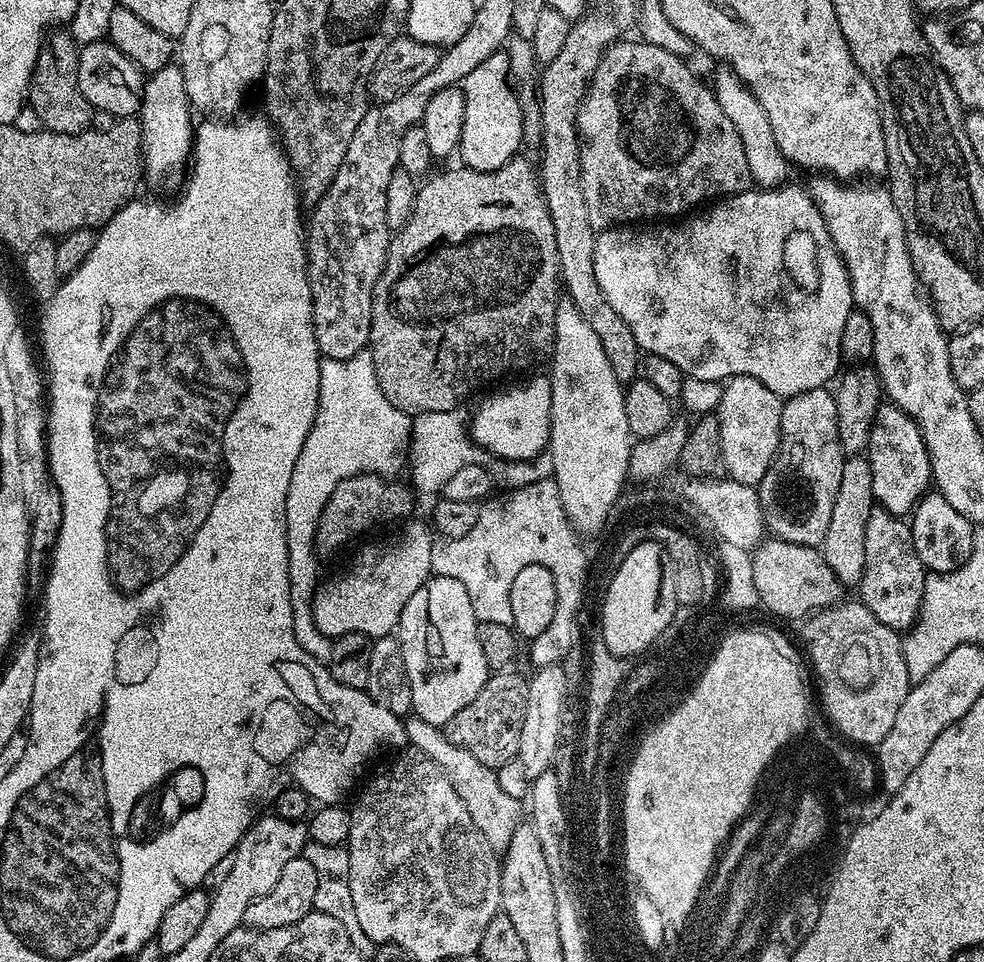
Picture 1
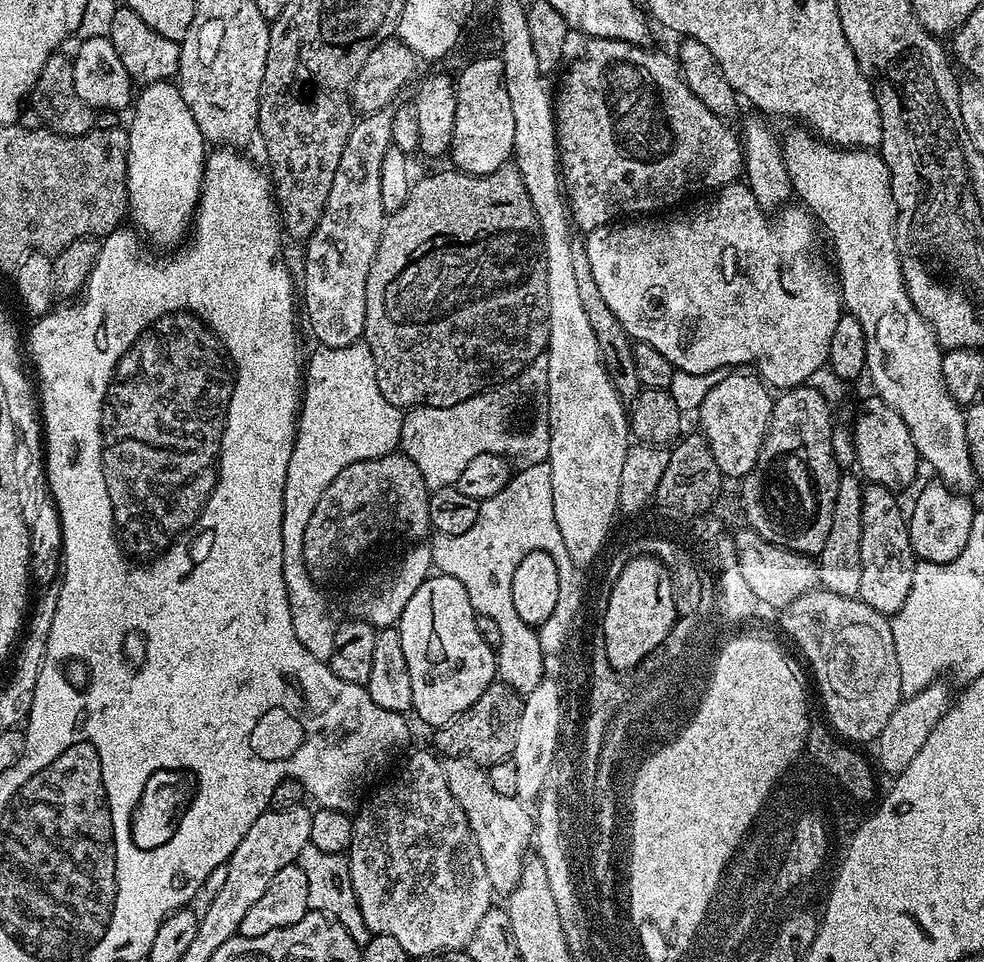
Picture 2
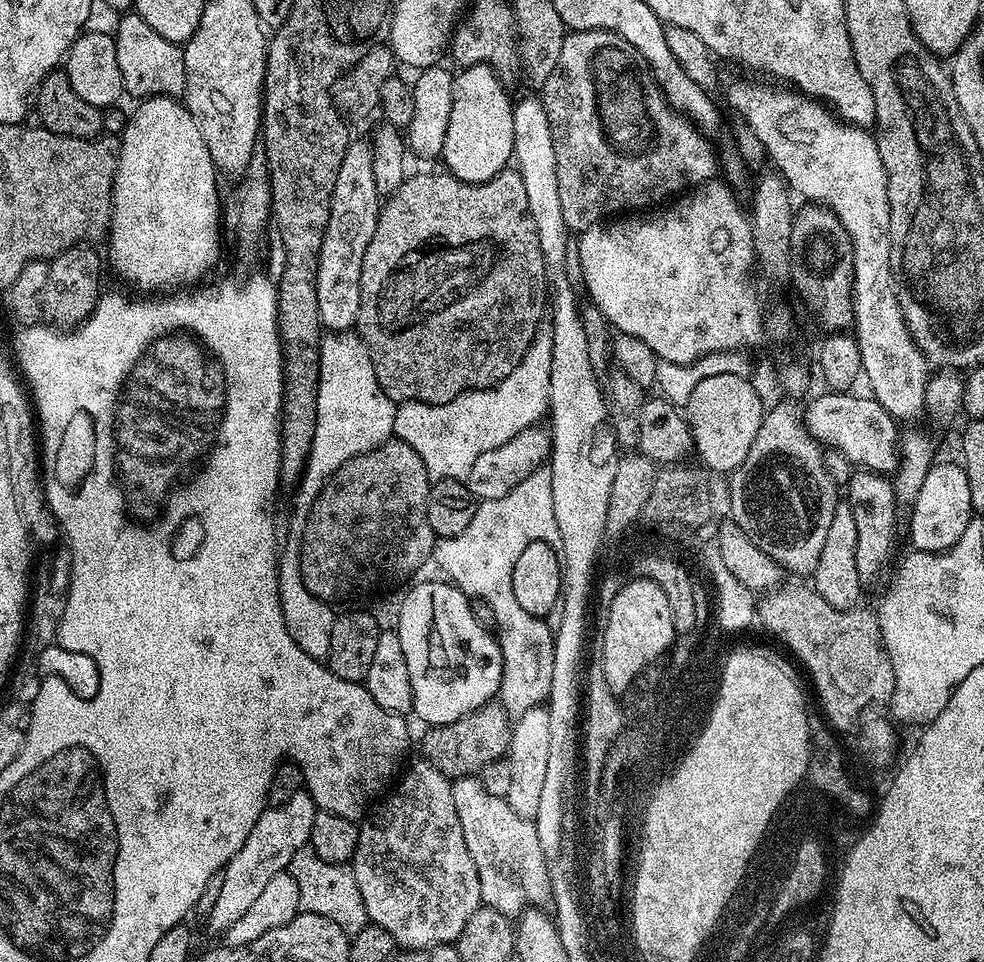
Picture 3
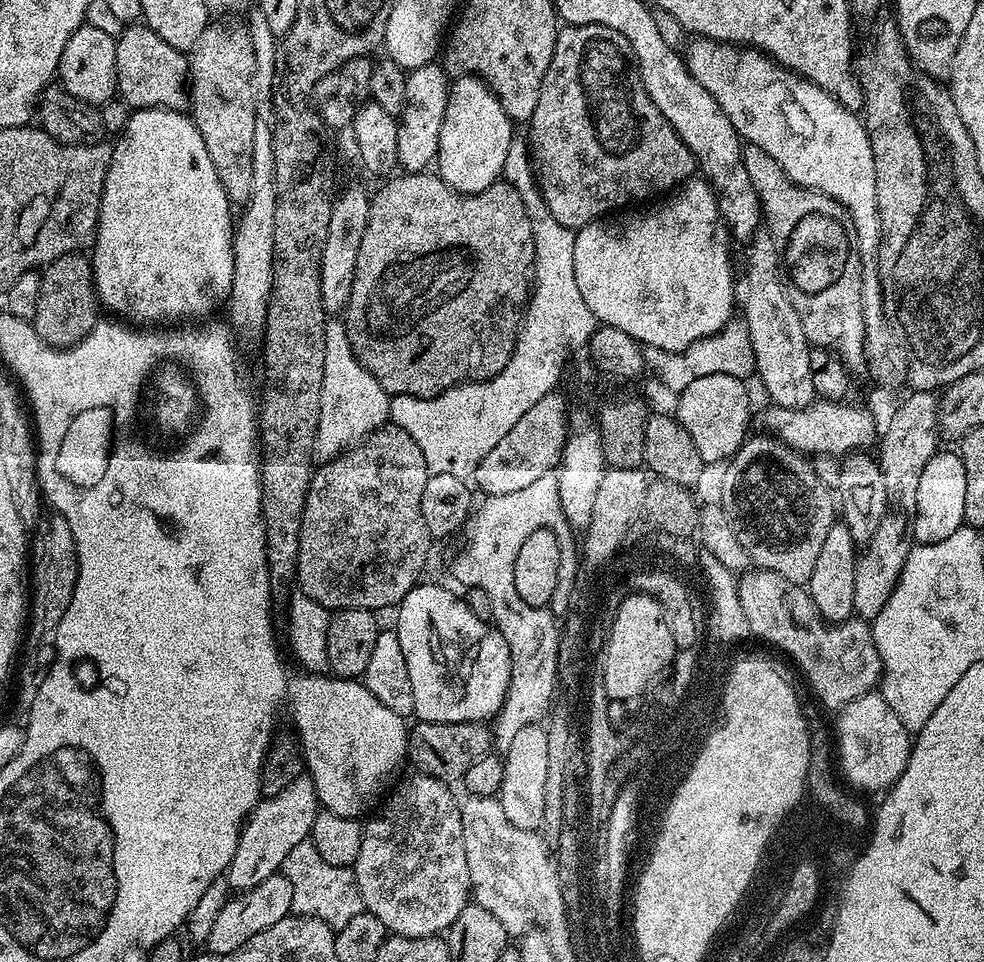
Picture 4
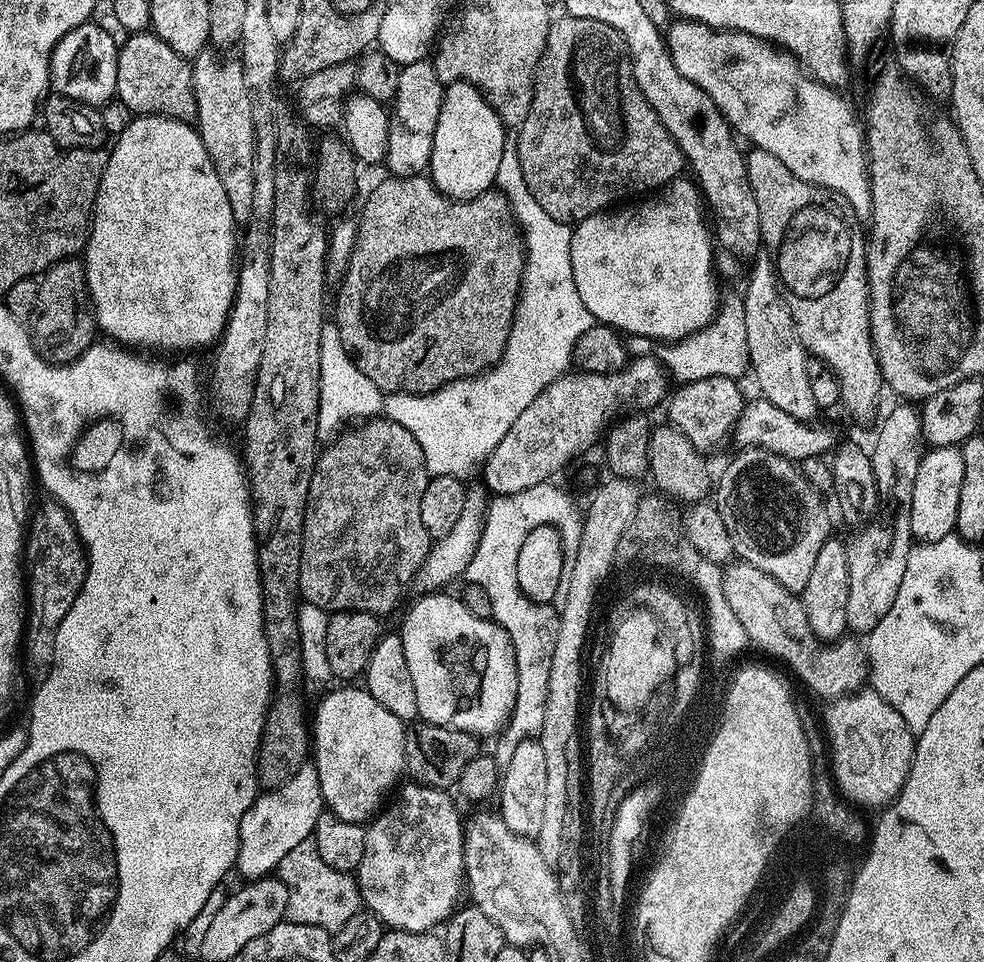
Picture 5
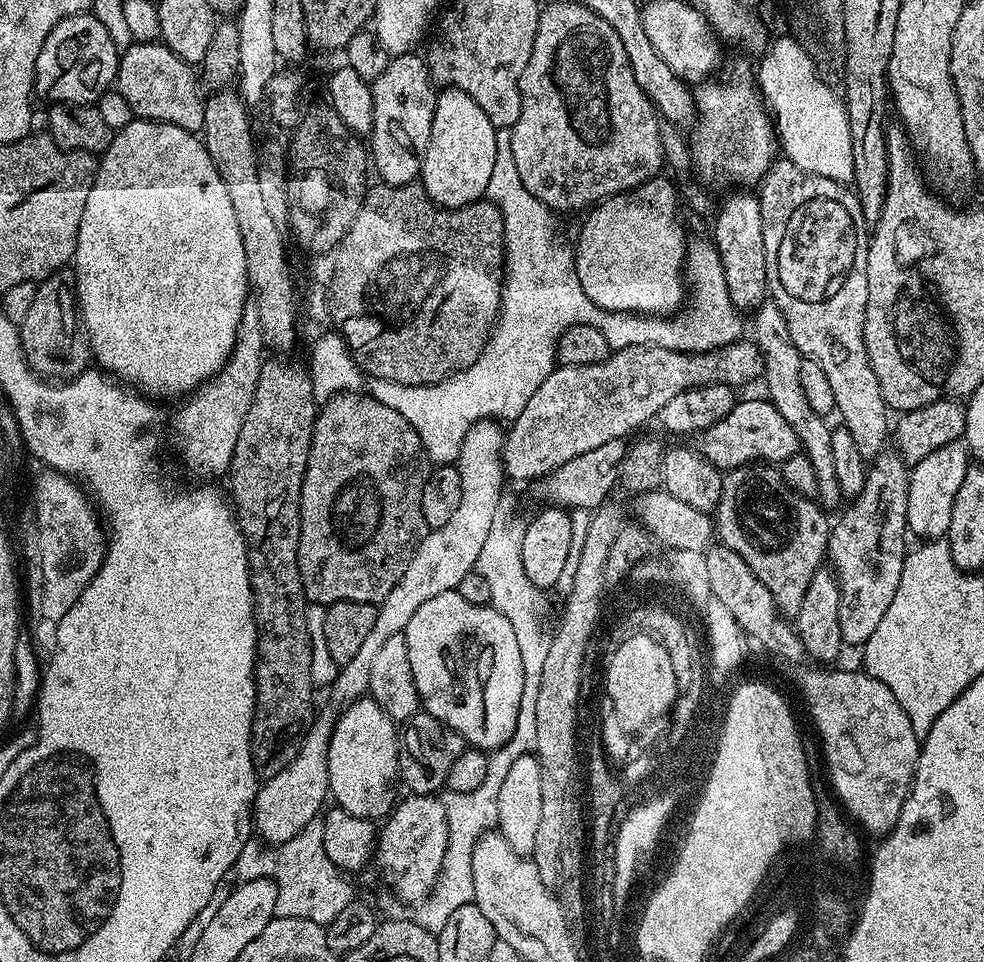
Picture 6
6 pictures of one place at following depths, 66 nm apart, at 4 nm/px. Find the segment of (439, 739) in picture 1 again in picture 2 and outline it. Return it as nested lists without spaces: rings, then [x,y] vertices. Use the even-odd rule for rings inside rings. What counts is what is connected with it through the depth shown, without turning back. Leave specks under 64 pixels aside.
[[[459,758],[445,759],[443,765],[446,782],[450,786],[450,794],[454,794],[454,802],[458,802],[458,806],[462,806],[462,810],[466,814],[472,837],[482,854],[482,864],[486,866],[486,878],[490,878],[490,886],[493,893],[500,894],[501,892],[501,894],[507,894],[514,891],[524,869],[526,859],[524,851],[527,848],[529,851],[530,845],[534,840],[533,813],[529,809],[528,812],[524,809],[527,808],[525,801],[516,797],[506,797],[503,794],[498,794],[490,784],[487,771],[481,765],[471,764],[469,760],[461,760]]]

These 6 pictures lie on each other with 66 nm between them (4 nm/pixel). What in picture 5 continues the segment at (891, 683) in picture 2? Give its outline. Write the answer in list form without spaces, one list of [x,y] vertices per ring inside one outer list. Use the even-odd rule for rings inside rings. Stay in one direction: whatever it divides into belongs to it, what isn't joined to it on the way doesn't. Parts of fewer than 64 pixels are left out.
[[[741,560],[723,569],[723,592],[728,605],[746,630],[749,641],[785,664],[820,696],[837,698],[855,691],[867,677],[867,657],[848,638],[837,644],[820,641],[810,630],[799,597],[763,574],[756,566]]]

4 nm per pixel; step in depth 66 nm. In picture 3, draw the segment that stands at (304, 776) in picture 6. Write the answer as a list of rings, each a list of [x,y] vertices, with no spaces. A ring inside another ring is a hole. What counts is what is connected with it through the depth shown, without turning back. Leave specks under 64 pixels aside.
[[[304,790],[295,792],[284,804],[265,807],[258,822],[254,822],[254,830],[250,830],[250,838],[242,842],[242,850],[238,850],[238,854],[234,854],[234,858],[224,867],[222,890],[219,891],[214,908],[206,915],[210,931],[222,934],[234,926],[234,922],[242,918],[246,910],[250,910],[258,894],[266,890],[270,878],[291,865],[298,849],[308,844],[310,826],[314,826],[317,811],[316,801]]]

